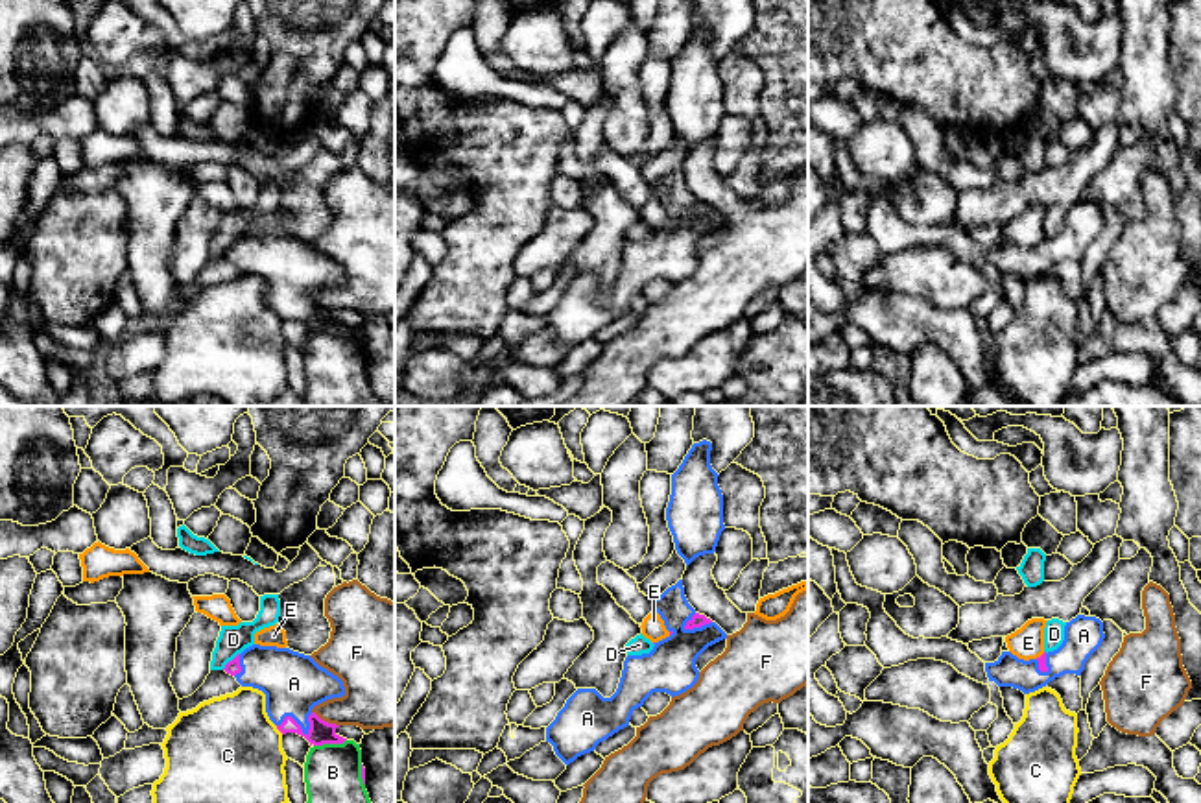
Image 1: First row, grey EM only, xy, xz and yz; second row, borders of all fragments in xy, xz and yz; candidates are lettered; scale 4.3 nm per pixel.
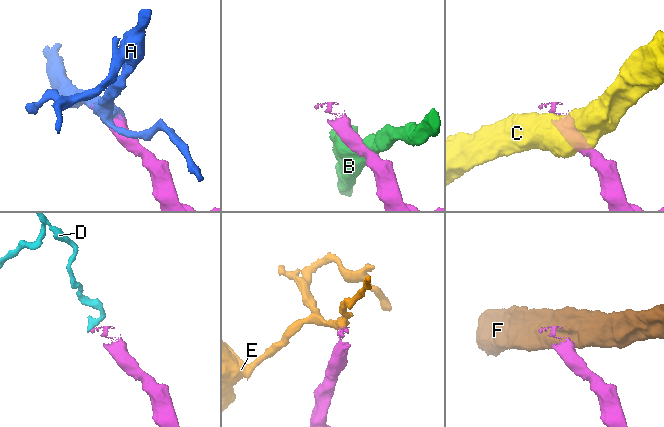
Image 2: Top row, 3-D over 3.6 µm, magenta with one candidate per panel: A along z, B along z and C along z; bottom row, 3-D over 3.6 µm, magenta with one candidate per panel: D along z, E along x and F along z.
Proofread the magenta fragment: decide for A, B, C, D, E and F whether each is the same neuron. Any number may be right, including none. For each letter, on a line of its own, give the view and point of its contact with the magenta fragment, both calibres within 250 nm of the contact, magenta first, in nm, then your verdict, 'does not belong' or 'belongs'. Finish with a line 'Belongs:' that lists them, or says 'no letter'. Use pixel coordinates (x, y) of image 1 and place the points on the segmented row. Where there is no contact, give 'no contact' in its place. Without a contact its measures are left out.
A: contact xy (299, 728); calibres 100 and 280 nm; belongs
B: contact xy (329, 743); calibres 100 and 260 nm; does not belong
C: contact xy (279, 730); calibres 100 and 460 nm; does not belong
D: contact xy (229, 661); calibres 70 and 130 nm; does not belong
E: contact yz (1041, 656); calibres 40 and 140 nm; does not belong
F: contact xy (323, 720); calibres 100 and 280 nm; does not belong
Belongs: A

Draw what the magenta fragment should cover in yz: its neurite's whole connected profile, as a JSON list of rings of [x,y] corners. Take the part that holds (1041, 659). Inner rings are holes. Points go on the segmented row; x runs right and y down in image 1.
[[[1077,615],[1066,622],[1064,641],[1057,650],[1044,652],[1029,661],[1002,652],[994,663],[985,663],[985,672],[989,681],[998,687],[1013,687],[1029,694],[1064,674],[1081,676],[1085,663],[1101,646],[1103,639],[1103,622],[1100,618]]]

